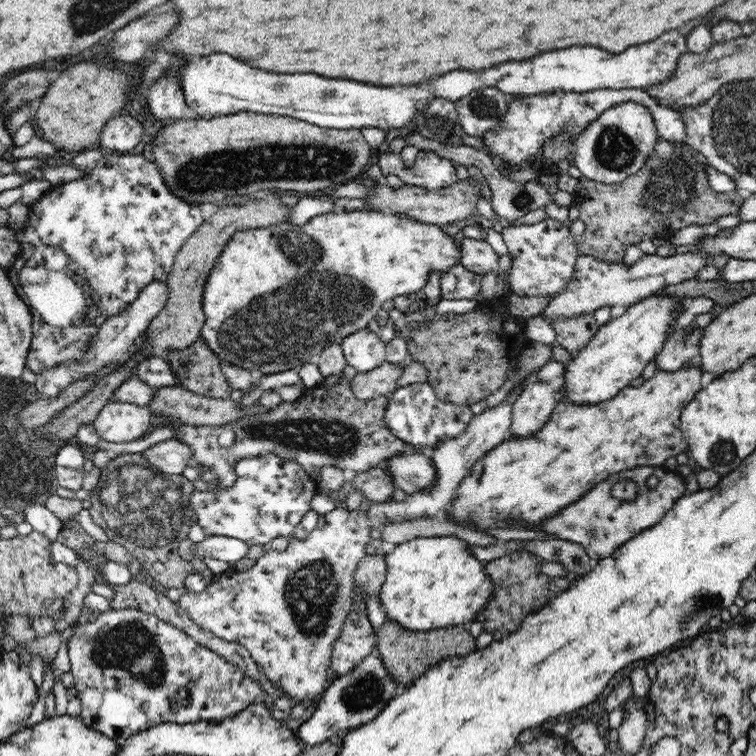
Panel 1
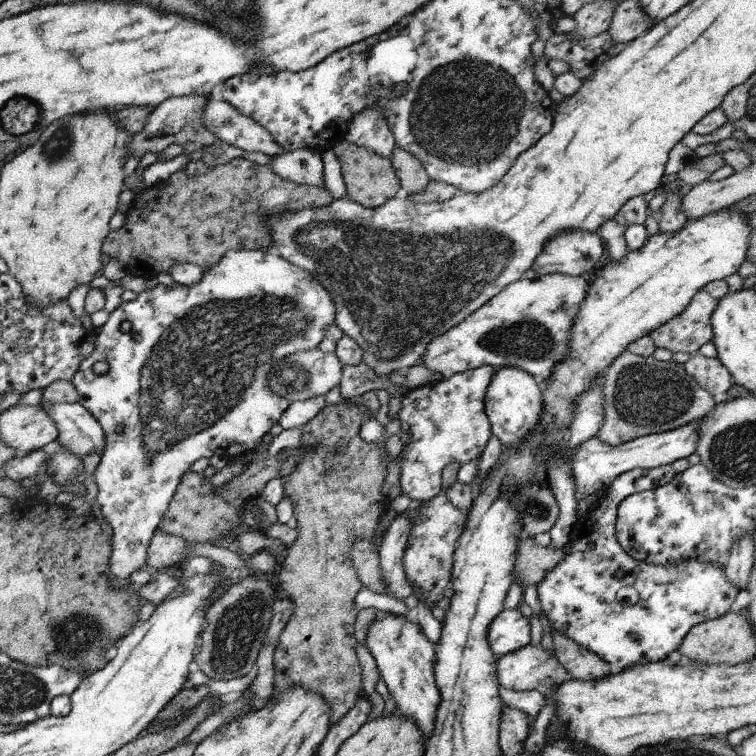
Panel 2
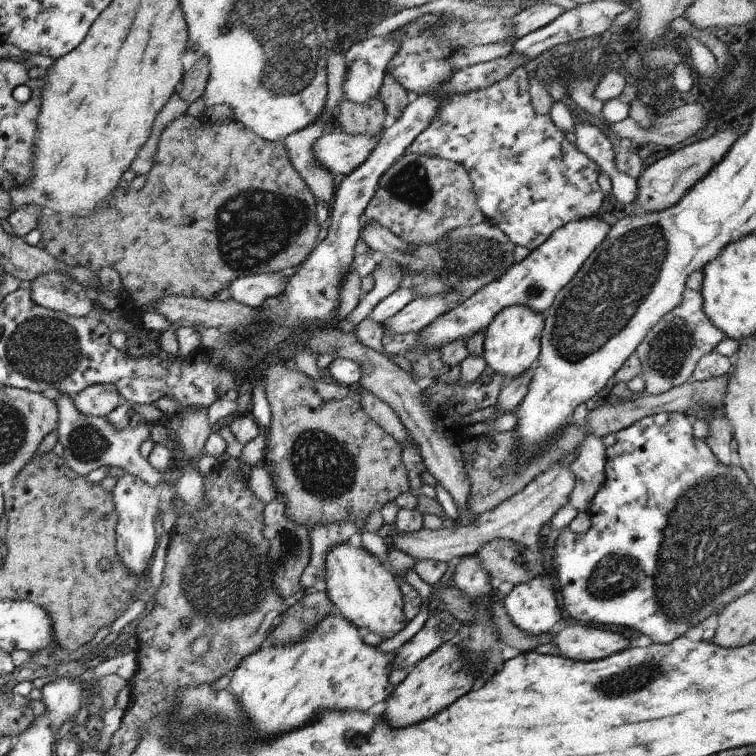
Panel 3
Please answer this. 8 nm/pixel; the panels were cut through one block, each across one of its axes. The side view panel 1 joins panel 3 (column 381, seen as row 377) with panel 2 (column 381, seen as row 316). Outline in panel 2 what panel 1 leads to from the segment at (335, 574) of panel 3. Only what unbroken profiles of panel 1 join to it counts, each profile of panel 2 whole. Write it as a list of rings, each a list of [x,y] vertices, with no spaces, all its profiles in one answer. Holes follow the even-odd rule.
[[[381,613],[373,619],[367,628],[364,645],[396,704],[395,710],[415,721],[425,742],[434,728],[434,714],[440,699],[433,672],[435,646],[411,617],[391,613]]]

